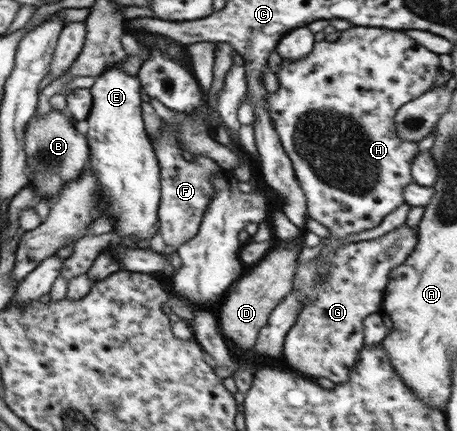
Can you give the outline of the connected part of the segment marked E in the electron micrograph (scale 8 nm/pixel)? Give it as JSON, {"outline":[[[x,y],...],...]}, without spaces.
{"outline":[[[121,63],[112,65],[100,76],[97,76],[92,87],[92,108],[86,117],[88,124],[88,148],[90,149],[90,171],[98,181],[95,190],[95,208],[114,221],[114,228],[119,237],[126,241],[136,241],[136,247],[150,247],[153,237],[158,233],[158,207],[160,204],[160,167],[150,135],[145,130],[141,111],[142,85],[137,76],[129,75],[121,68]]]}

